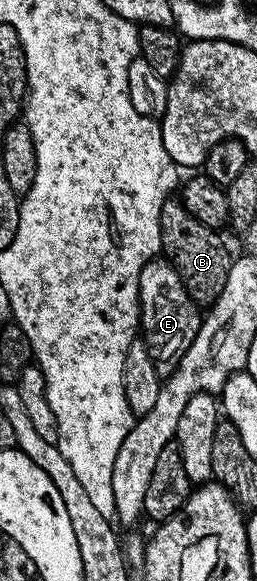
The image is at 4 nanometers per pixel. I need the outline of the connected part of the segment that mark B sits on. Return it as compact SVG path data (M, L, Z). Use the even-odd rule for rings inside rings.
M169 200L162 204L160 249L163 257L171 262L178 276L182 276L182 284L189 296L204 308L211 307L222 288L226 288L226 276L230 276L230 268L234 261L234 254L228 251L227 244L220 236L220 230L212 230L199 222L193 214L186 212L183 201Z

